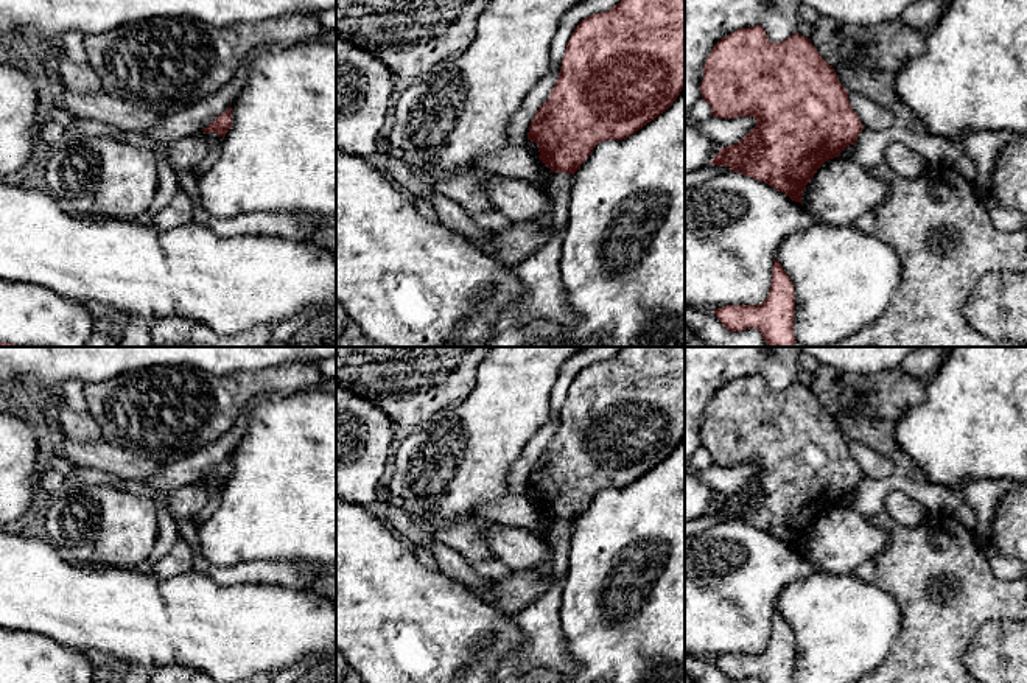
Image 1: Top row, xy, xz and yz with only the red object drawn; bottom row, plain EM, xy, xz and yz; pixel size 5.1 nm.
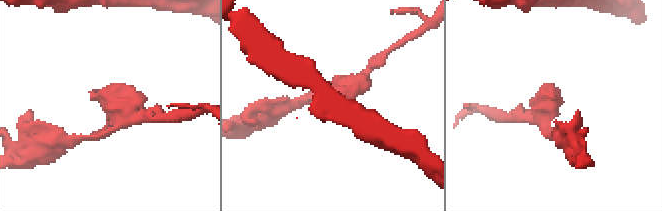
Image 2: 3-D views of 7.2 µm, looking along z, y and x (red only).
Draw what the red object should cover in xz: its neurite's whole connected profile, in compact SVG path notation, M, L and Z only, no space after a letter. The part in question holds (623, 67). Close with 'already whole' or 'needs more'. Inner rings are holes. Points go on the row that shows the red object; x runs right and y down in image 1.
M621 0L576 26L559 78L531 121L528 140L537 143L538 159L552 173L574 174L598 143L630 137L671 107L683 89L685 0Z | already whole

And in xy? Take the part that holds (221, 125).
M229 107L226 112L223 112L216 120L213 120L205 129L204 134L215 132L226 137L227 131L232 126L232 107Z | already whole

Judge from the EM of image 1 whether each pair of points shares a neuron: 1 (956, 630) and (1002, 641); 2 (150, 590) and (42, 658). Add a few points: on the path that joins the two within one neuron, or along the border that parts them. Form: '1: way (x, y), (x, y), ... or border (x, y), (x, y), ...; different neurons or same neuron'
1: border (1010, 619), (990, 619), (981, 627), (965, 666); different neurons
2: border (28, 632), (47, 635), (84, 652); different neurons

